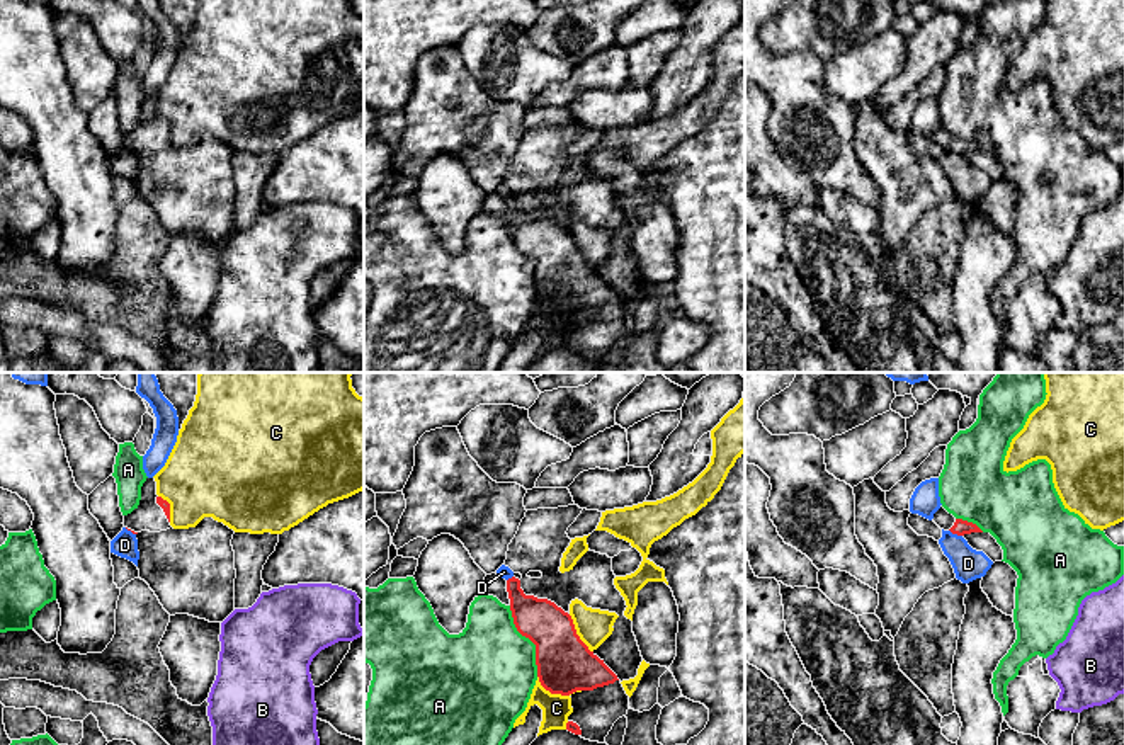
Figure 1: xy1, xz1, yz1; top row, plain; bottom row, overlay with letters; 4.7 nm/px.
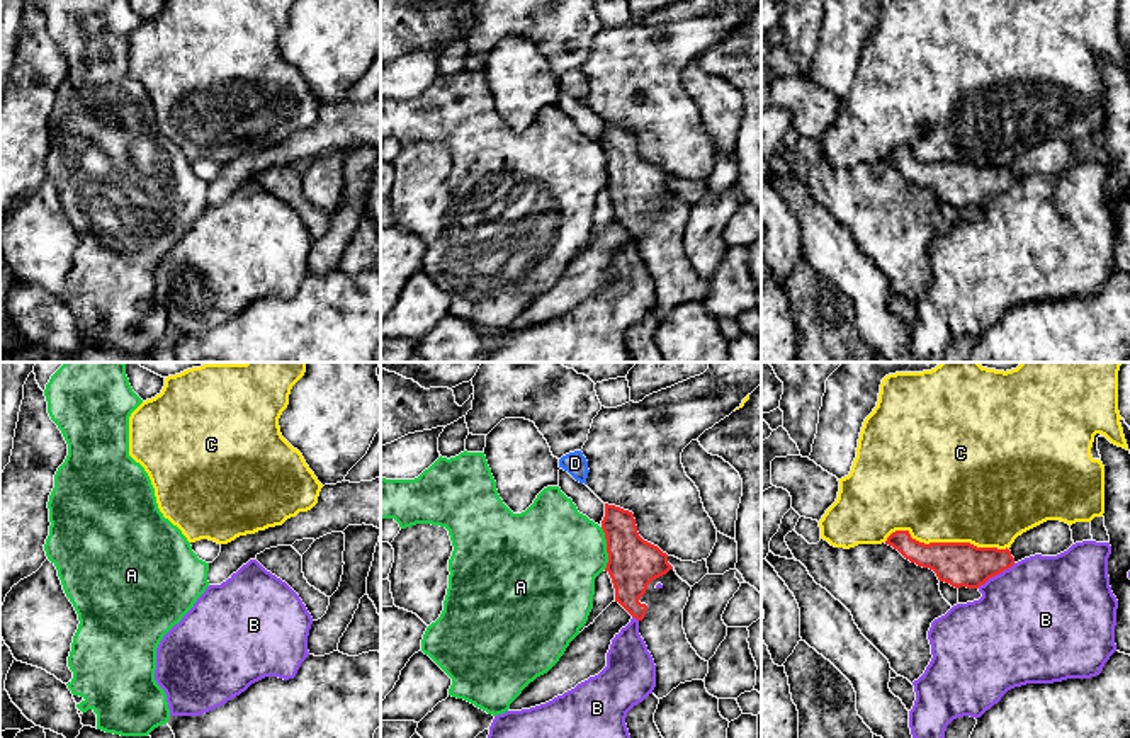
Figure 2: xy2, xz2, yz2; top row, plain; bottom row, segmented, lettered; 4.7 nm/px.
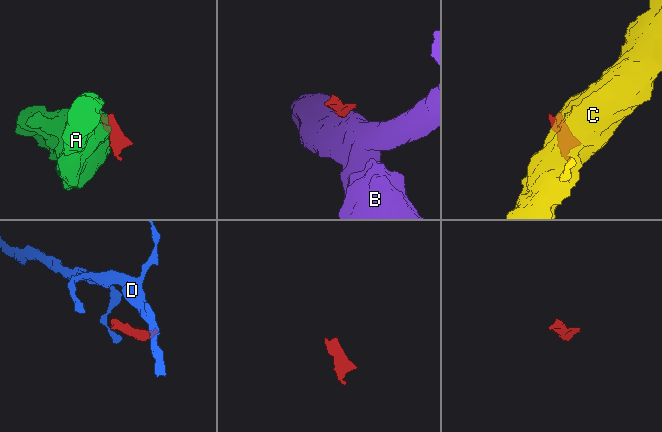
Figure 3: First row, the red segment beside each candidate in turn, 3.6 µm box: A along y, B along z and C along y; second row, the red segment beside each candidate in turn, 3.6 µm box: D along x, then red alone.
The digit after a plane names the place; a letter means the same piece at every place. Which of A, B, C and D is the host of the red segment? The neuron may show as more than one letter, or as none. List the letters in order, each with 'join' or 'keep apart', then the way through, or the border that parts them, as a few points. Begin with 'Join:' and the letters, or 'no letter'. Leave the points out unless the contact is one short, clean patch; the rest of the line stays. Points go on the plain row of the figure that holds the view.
Join: no letter
A: keep apart
B: keep apart | along yz2 (1015, 182), (977, 206)
C: keep apart
D: keep apart | along yz1 (949, 148), (961, 155)

